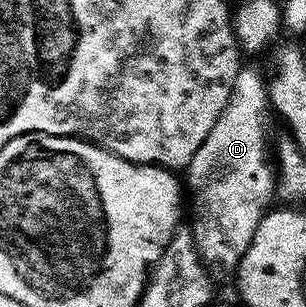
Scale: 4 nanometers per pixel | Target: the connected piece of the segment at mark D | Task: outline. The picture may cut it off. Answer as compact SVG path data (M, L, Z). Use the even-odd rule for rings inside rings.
M248 65L241 66L226 109L222 109L218 121L214 121L214 129L210 129L210 137L202 141L202 149L194 153L186 168L186 195L187 198L188 195L192 198L190 234L200 258L213 268L239 267L240 259L250 249L254 233L269 210L268 202L274 199L278 175L270 158L270 143L268 147L268 115L270 116L270 104L265 76L260 76Z

